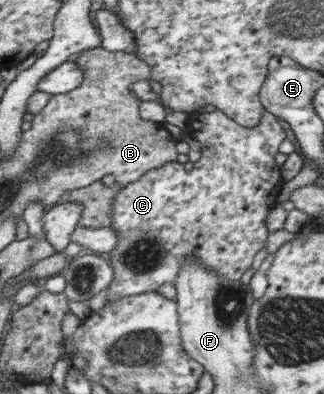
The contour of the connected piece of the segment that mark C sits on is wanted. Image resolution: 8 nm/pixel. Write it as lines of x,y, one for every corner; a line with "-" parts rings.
217,109
215,112
194,112
188,116
187,125
193,138
201,143
202,155
192,170
185,170
181,163
171,161
147,171
141,179
126,184
116,195
110,211
110,227
117,234
117,245
110,254
115,277
108,290
88,300
87,305
93,311
126,296
156,292
164,282
174,283
187,256
199,260
199,264
220,276
239,281
251,267
255,254
266,245
269,233
266,220
277,205
277,194
285,182
280,173
281,166
275,162
280,144
287,139
280,120
265,112
259,125
246,128

